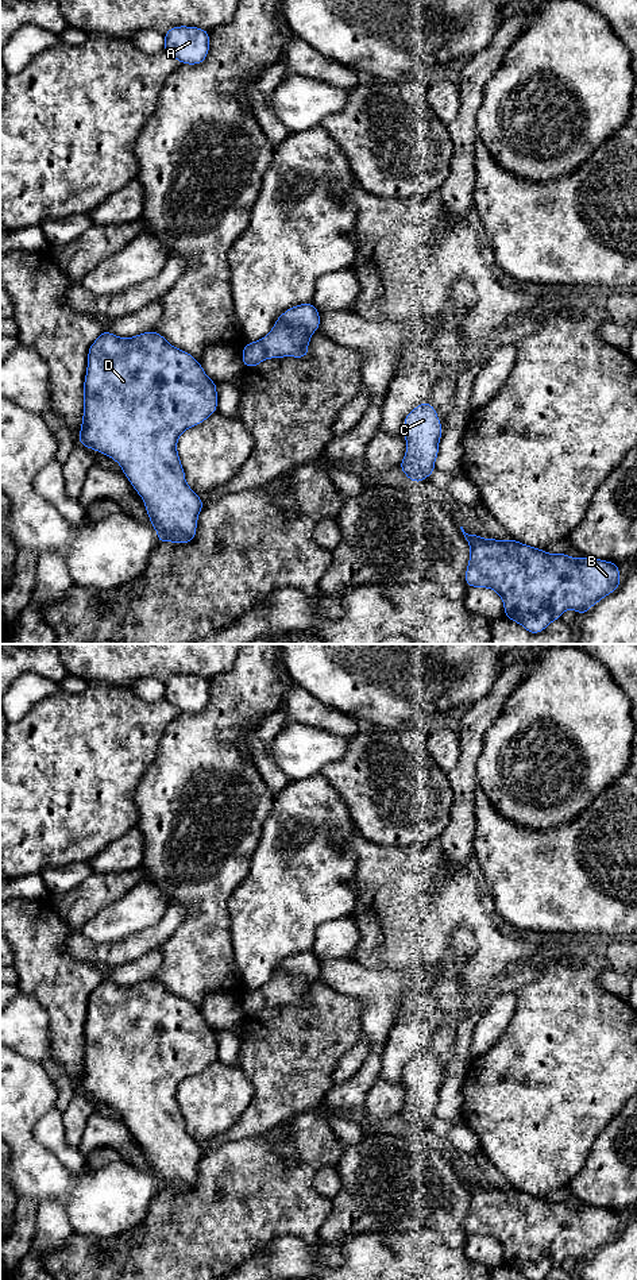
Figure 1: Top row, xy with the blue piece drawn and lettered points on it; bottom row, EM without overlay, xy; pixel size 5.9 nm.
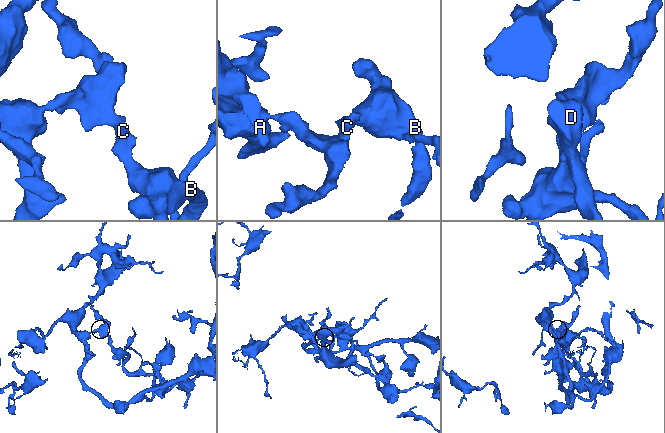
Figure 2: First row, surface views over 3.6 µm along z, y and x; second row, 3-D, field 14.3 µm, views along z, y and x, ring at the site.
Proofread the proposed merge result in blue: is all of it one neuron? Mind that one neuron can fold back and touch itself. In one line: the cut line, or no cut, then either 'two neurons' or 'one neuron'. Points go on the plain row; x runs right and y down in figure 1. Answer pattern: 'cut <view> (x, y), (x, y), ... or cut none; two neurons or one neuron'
cut xy (274, 972), (290, 972), (312, 980); two neurons

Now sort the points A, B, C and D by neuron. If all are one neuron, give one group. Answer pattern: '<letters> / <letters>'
A D / B C

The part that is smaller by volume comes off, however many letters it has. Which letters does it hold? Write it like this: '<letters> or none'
B, C

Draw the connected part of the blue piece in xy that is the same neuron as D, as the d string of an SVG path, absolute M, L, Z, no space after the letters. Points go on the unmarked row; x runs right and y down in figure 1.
M103 979L89 995L78 1091L105 1102L120 1113L135 1140L143 1146L150 1173L158 1180L157 1191L185 1192L196 1185L197 1167L204 1149L186 1131L177 1090L182 1080L204 1071L216 1059L216 1030L205 1022L192 1002L175 996L157 979L127 987Z

